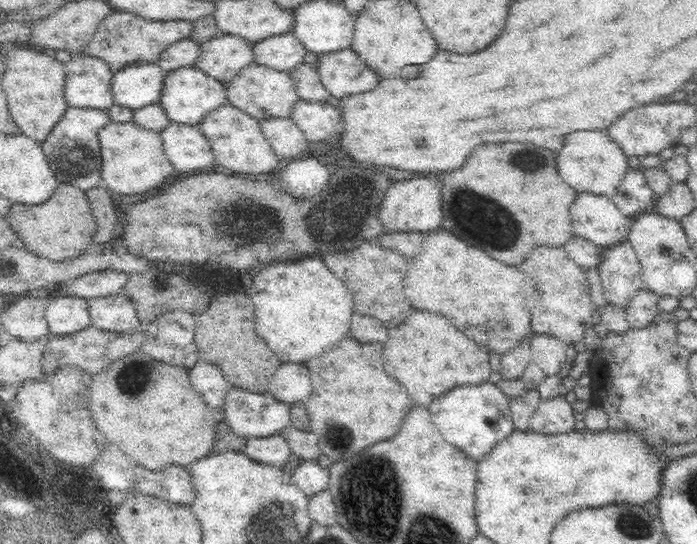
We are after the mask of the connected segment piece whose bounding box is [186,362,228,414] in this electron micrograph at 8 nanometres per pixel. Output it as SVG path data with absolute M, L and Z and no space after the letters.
M198 362L194 368L186 371L190 374L190 380L196 392L204 396L210 408L214 408L217 413L221 414L225 404L228 380L220 372L220 368L216 364Z

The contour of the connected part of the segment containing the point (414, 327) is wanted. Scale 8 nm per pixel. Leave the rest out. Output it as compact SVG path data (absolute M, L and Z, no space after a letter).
M422 310L412 312L400 326L388 330L384 362L386 372L406 386L412 402L418 406L428 406L436 396L454 386L488 381L494 370L488 352L466 338L448 318Z

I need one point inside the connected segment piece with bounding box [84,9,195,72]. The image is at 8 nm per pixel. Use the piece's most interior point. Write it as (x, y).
(123, 37)

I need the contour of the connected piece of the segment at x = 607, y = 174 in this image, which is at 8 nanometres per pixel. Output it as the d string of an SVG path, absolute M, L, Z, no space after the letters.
M572 132L558 154L560 176L578 192L610 197L630 169L624 149L606 132Z

